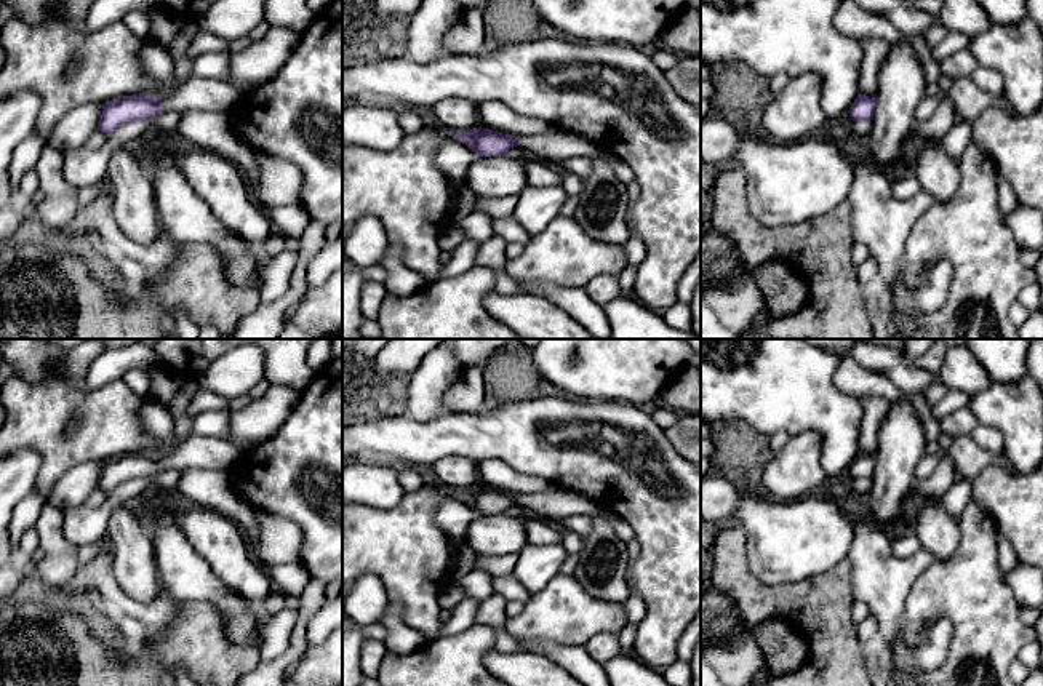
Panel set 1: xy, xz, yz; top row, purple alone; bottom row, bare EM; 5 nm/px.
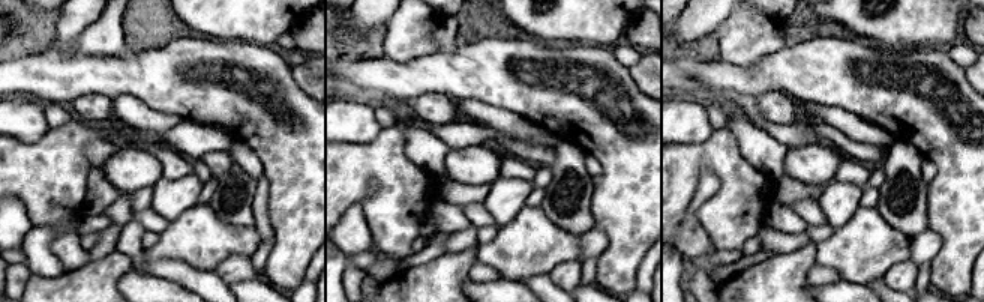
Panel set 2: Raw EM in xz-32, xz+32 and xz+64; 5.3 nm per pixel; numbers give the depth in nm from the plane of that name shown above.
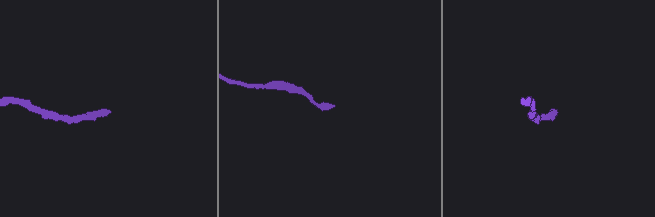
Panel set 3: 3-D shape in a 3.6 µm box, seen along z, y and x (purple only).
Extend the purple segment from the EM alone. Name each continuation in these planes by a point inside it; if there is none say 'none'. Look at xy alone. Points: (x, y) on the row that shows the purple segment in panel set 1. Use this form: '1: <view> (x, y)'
1: xy (210, 95)

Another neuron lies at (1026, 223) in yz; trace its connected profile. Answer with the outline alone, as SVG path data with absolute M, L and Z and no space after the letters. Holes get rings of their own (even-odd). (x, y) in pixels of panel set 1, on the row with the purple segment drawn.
M1017 203L1013 213L1003 213L1003 219L1019 248L1043 249L1043 214L1040 209Z

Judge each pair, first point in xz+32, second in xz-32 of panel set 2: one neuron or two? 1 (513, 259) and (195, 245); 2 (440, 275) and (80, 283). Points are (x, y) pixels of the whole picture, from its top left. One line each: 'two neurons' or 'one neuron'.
1: one neuron
2: one neuron

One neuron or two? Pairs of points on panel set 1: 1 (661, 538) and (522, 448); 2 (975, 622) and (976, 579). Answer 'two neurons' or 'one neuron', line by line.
1: one neuron
2: one neuron

